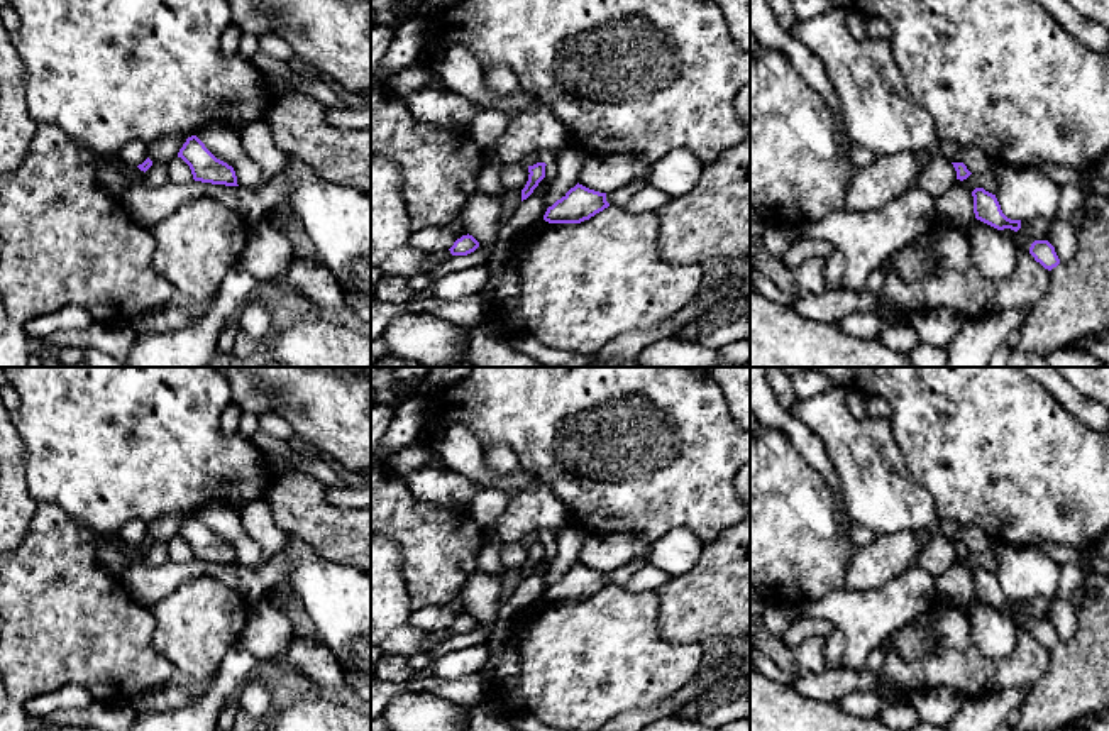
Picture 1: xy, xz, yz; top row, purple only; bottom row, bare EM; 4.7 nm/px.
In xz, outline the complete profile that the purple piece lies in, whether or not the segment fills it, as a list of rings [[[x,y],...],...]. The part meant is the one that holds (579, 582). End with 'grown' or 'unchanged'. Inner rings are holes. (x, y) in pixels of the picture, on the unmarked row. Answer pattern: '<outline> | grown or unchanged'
[[[577,562],[547,587],[543,599],[549,602],[581,602],[608,585],[606,572],[589,569]]] | unchanged

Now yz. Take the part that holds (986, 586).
[[[975,567],[972,570],[972,575],[974,575],[974,592],[977,599],[997,609],[1011,607],[1018,611],[1021,607],[1021,599],[1011,599],[1002,592],[996,574],[985,570],[984,567]]] | unchanged

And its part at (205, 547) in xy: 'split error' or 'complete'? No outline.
complete

